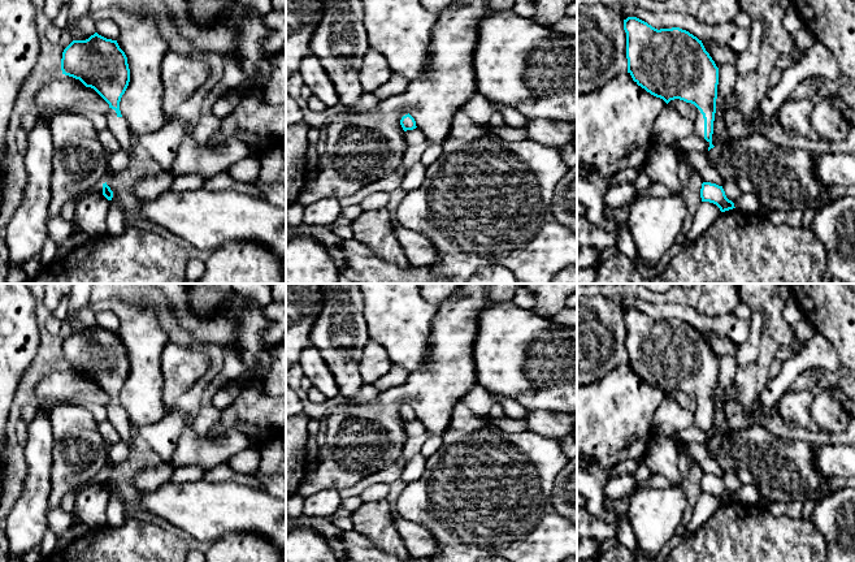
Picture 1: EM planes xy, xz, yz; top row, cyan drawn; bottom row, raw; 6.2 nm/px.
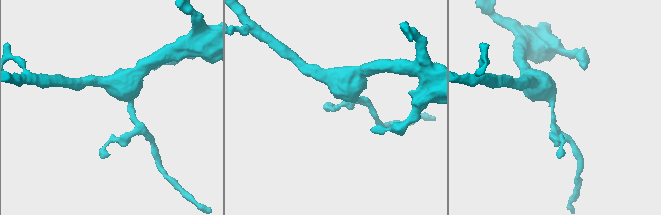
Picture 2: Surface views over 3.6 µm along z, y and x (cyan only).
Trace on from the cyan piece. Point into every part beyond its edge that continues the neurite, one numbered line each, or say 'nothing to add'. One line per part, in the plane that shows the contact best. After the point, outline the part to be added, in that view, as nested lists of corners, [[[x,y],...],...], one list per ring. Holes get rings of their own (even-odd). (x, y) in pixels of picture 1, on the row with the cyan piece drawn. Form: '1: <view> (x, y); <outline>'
1: yz (699, 121); [[[696,108],[696,118],[694,120],[694,134],[704,139],[704,118],[698,108]]]

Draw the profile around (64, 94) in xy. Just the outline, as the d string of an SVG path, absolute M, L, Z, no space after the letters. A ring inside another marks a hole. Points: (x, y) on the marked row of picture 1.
M61 74L48 78L47 83L36 92L39 111L36 117L48 122L61 113L83 114L109 112L109 104L91 87L79 79Z

